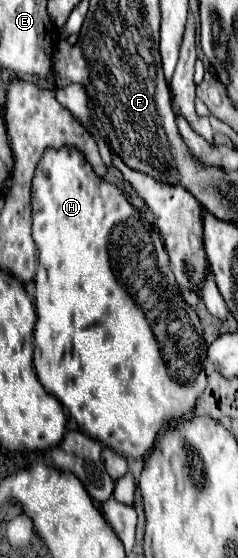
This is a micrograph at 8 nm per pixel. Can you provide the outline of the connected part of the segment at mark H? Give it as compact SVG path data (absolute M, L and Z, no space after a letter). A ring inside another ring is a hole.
M64 146L64 148L58 148L58 150L50 148L50 150L44 152L44 156L38 162L34 180L32 180L32 214L34 214L32 238L38 246L38 272L36 272L36 280L34 280L34 284L36 284L36 296L34 298L36 298L37 320L34 328L34 360L32 360L32 366L38 374L38 380L46 388L46 392L54 394L68 408L70 416L76 420L76 424L80 426L80 430L84 434L88 434L94 440L102 442L104 446L120 452L120 456L124 456L124 458L144 458L152 450L158 432L166 424L176 422L176 420L184 418L186 414L194 412L196 400L204 390L204 382L198 380L194 384L178 384L174 380L192 380L192 376L196 376L196 372L204 372L204 360L206 360L204 326L202 326L196 310L192 306L188 306L186 300L182 298L176 282L174 280L164 280L164 276L160 276L160 272L156 272L156 254L166 254L160 232L152 224L142 222L140 212L126 200L124 192L118 190L116 186L104 182L100 176L96 176L92 166L84 160L84 156L76 148Z

